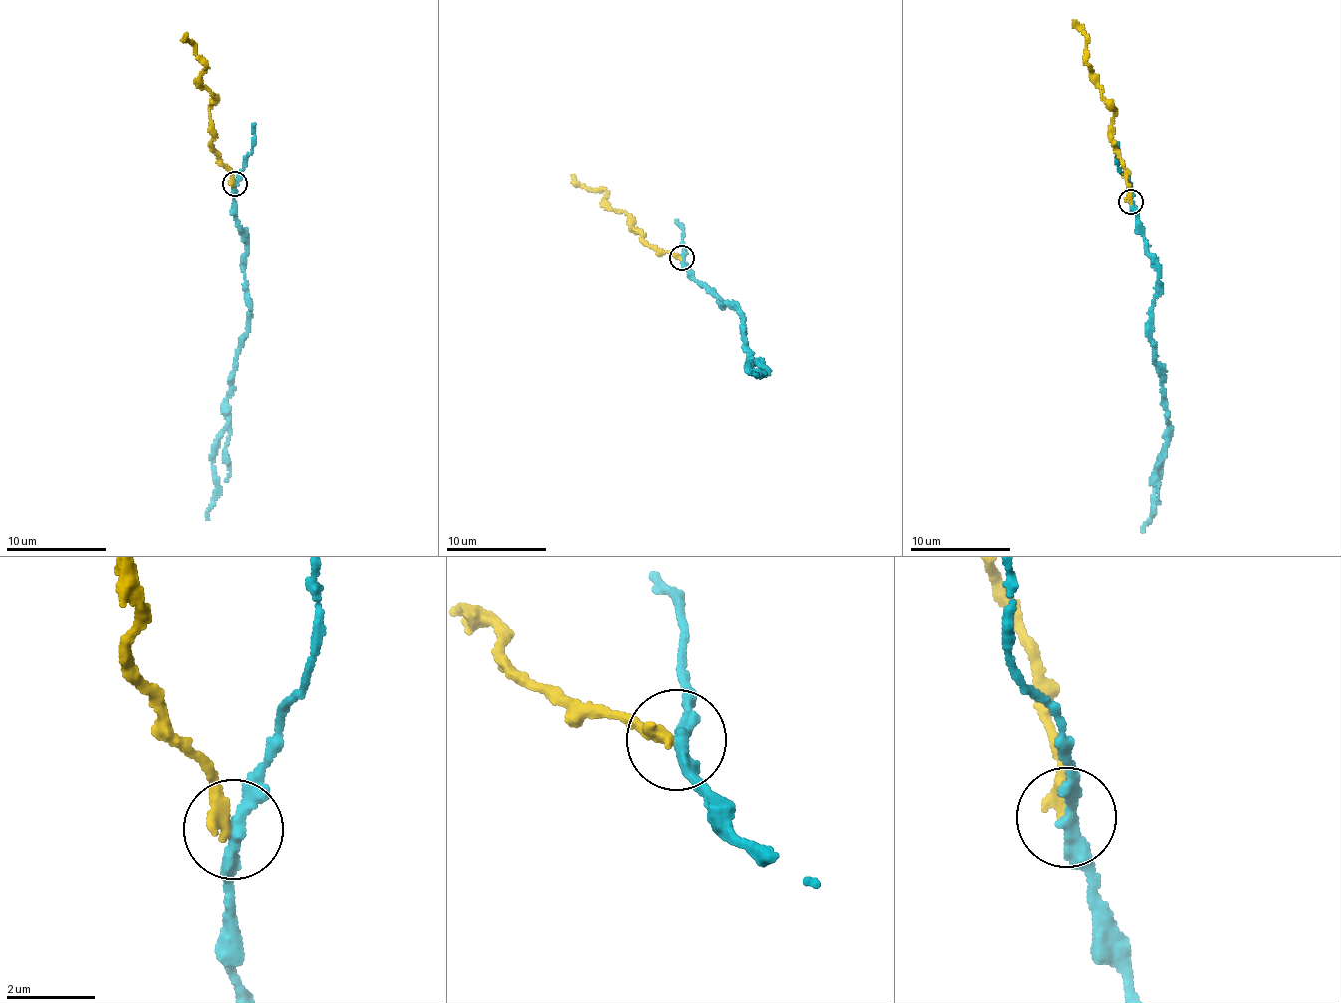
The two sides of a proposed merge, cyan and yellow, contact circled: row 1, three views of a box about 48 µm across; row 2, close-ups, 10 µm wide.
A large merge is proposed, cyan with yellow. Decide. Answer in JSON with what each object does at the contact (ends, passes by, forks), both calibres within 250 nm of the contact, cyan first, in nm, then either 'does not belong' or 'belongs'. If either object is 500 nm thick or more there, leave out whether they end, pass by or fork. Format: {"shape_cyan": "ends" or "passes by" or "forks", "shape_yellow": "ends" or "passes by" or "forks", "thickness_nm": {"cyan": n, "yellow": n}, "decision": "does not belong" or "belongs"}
{"shape_cyan": "passes by", "shape_yellow": "ends", "thickness_nm": {"cyan": 280, "yellow": 320}, "decision": "does not belong"}

